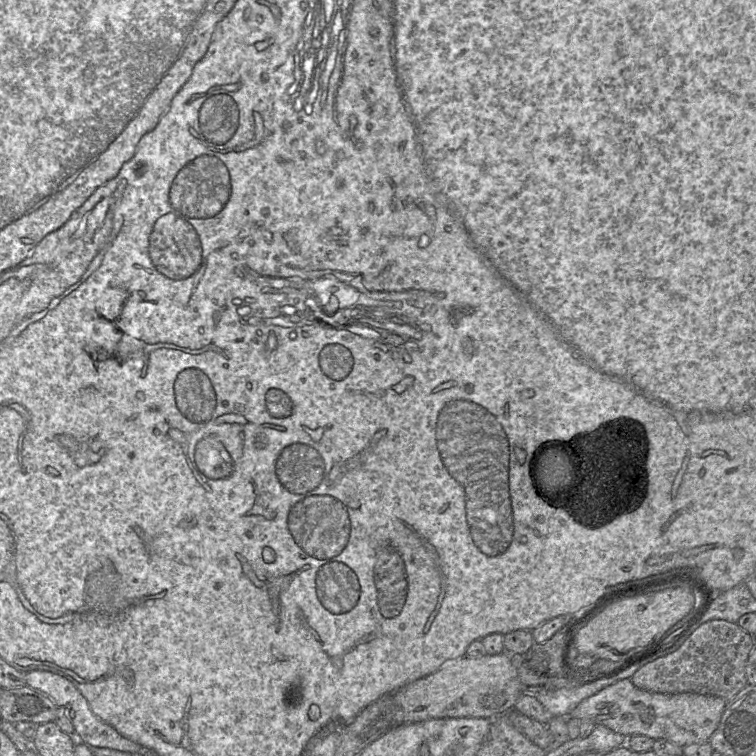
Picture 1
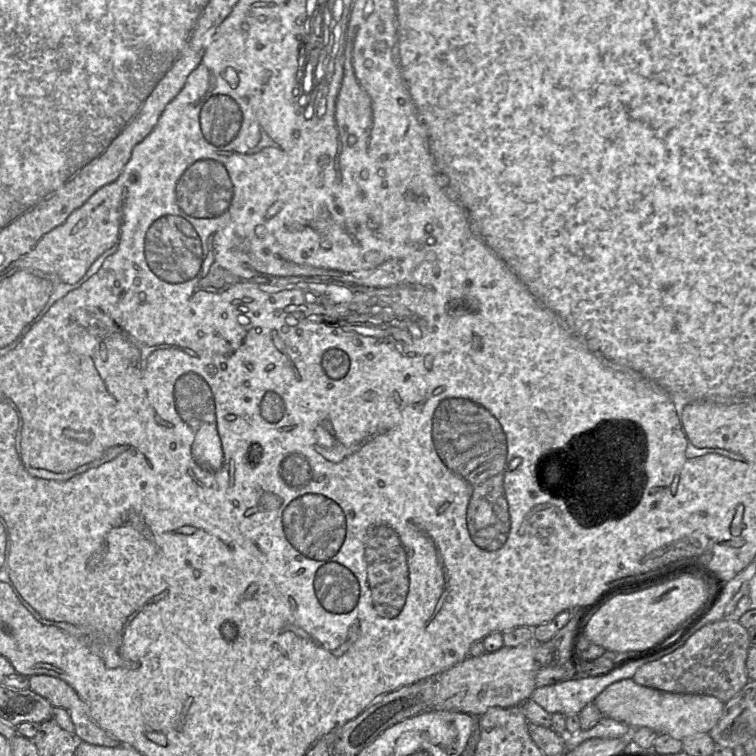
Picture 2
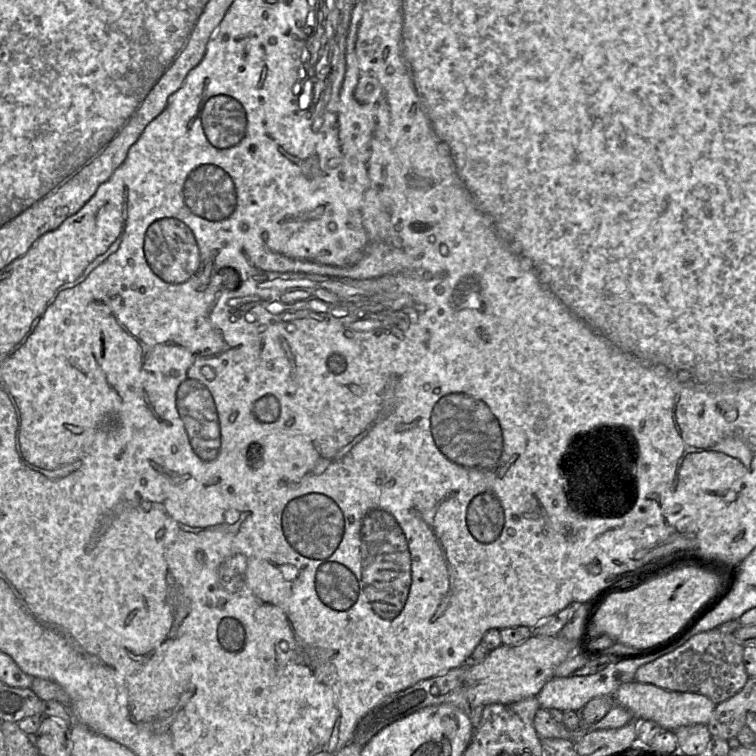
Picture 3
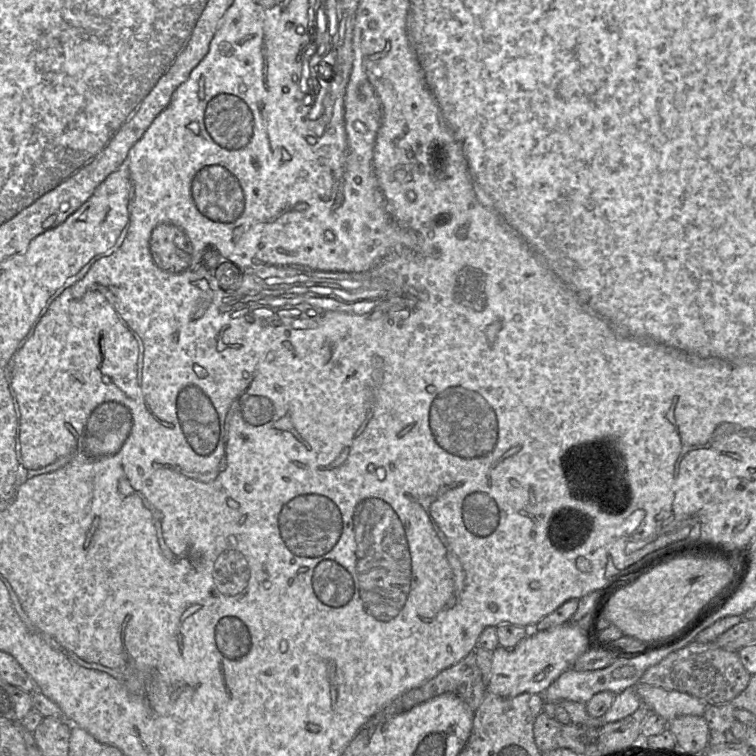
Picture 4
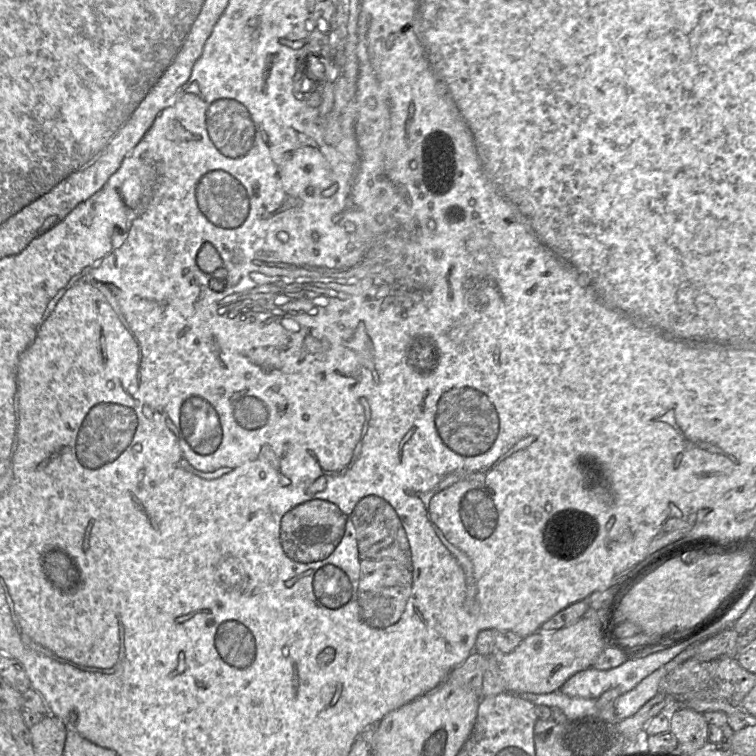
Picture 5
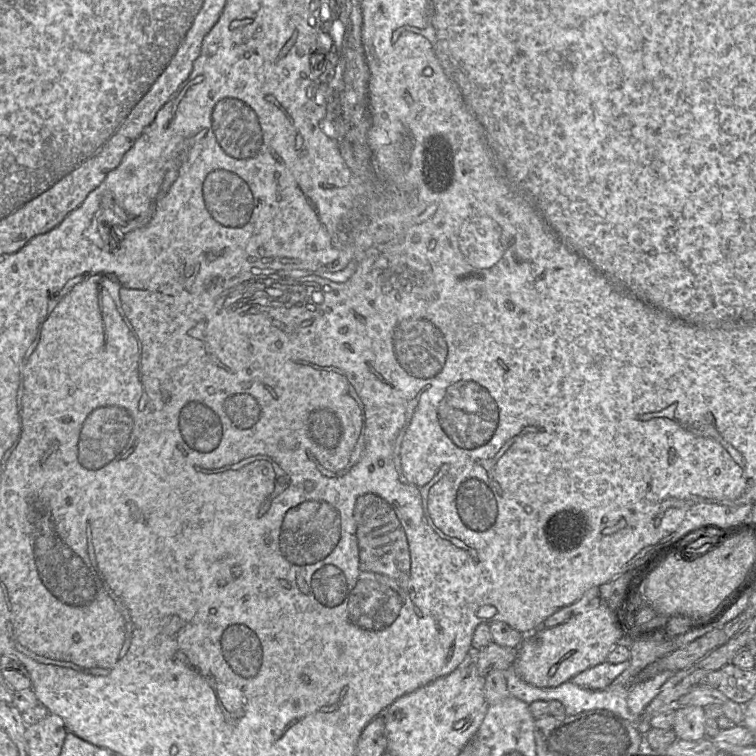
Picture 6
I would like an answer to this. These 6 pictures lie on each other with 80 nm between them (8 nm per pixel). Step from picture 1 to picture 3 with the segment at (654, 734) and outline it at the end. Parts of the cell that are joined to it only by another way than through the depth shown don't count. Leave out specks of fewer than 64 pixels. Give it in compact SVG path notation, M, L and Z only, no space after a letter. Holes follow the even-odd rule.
M631 681L621 684L612 695L614 704L629 710L635 720L652 720L663 730L675 731L681 726L708 724L716 703L710 698L690 692L670 691L649 683Z

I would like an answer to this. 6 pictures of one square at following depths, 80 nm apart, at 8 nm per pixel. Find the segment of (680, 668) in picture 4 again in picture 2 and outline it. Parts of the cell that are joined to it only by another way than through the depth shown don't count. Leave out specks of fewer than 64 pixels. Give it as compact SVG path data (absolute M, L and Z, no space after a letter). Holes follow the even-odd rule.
M738 621L713 622L695 631L675 651L639 667L632 679L665 692L710 695L726 703L749 681L746 660L750 647L748 631Z

